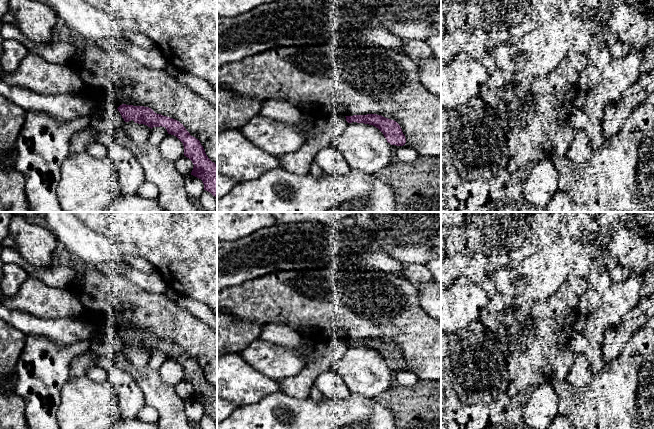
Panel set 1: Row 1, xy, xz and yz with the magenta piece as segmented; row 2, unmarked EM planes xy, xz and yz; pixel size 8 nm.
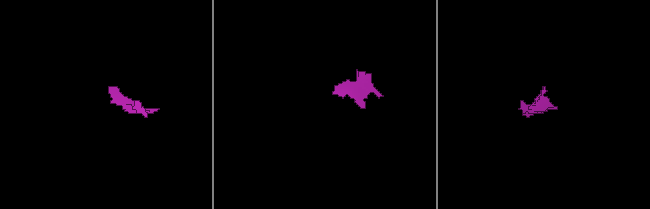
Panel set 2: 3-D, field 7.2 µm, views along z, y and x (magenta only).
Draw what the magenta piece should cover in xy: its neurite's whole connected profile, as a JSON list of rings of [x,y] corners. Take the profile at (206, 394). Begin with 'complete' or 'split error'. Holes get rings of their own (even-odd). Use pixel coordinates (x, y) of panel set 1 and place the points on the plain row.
complete; [[[122,328],[117,333],[125,346],[133,344],[151,353],[162,350],[166,352],[168,358],[176,360],[183,367],[184,380],[194,389],[191,399],[201,403],[204,414],[217,421],[217,388],[208,382],[200,365],[191,360],[183,348],[173,342],[155,337],[149,331]]]

